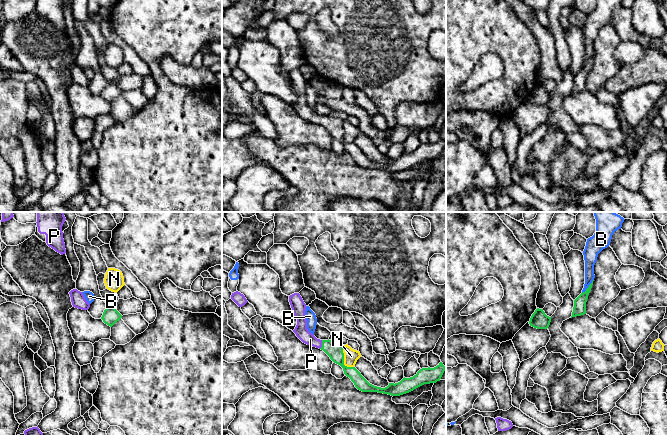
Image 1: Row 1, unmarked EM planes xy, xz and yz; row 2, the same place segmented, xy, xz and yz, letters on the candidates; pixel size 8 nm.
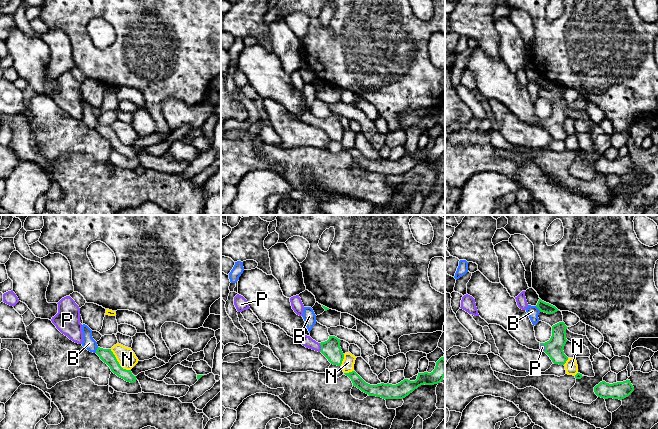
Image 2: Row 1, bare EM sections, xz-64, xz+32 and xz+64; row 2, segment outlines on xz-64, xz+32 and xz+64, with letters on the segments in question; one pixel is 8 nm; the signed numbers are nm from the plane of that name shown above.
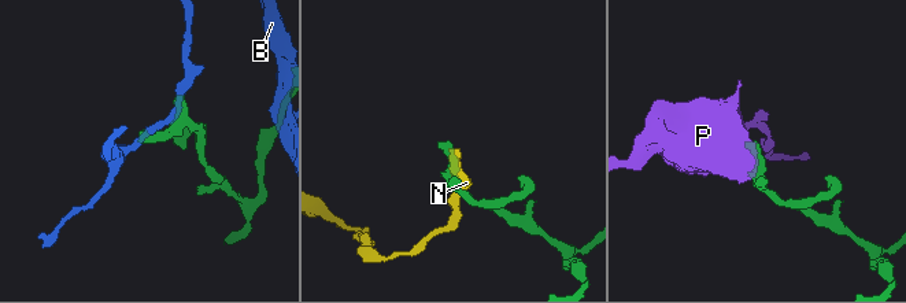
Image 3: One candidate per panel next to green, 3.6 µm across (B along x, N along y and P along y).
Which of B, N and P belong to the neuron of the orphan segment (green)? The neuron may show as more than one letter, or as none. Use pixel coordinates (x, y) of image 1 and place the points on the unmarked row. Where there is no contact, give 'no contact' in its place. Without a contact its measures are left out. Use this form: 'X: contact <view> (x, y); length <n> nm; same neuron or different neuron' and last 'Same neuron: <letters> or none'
B: contact yz (589, 62); length 150 nm; different neuron
N: contact xz (343, 136); length 200 nm; different neuron
P: contact xz (322, 120); length 80 nm; same neuron
Same neuron: P

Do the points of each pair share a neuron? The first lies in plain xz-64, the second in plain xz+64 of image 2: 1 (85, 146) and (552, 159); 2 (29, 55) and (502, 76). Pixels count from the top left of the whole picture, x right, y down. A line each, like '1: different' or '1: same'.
1: different
2: same

